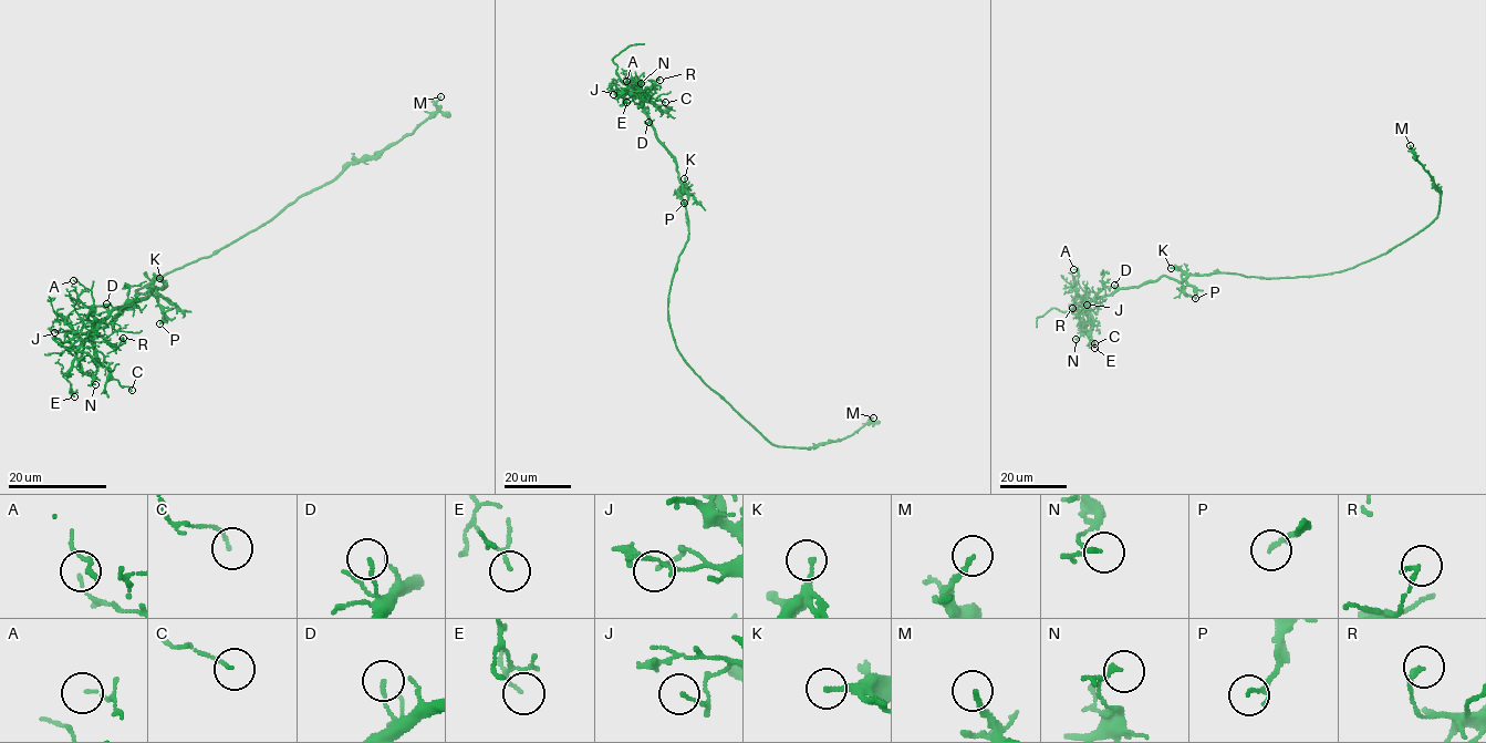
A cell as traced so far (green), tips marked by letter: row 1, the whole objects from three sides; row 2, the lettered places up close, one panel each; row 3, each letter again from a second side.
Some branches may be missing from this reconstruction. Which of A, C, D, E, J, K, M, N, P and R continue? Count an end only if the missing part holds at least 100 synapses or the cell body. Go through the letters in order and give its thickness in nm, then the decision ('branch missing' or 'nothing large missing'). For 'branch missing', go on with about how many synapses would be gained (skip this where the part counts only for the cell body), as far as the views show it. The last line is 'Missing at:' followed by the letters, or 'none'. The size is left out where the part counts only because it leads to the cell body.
A: 100 nm thick; nothing large missing
C: 100 nm thick; nothing large missing
D: 110 nm thick; nothing large missing
E: 70 nm thick; nothing large missing
J: 90 nm thick; nothing large missing
K: 200 nm thick; nothing large missing
M: 150 nm thick; nothing large missing
N: 130 nm thick; nothing large missing
P: 90 nm thick; nothing large missing
R: 170 nm thick; nothing large missing
Missing at: none

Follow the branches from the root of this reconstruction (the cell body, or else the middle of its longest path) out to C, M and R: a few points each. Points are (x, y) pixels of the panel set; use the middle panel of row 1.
C: (667, 303), (673, 271), (688, 236), (688, 218), (673, 155), (657, 138), (638, 96), (665, 102)
M: (667, 303), (672, 334), (684, 361), (771, 443), (812, 447), (853, 434), (873, 418)
R: (667, 303), (673, 271), (688, 236), (688, 218), (673, 155), (657, 138), (640, 97), (660, 80)

